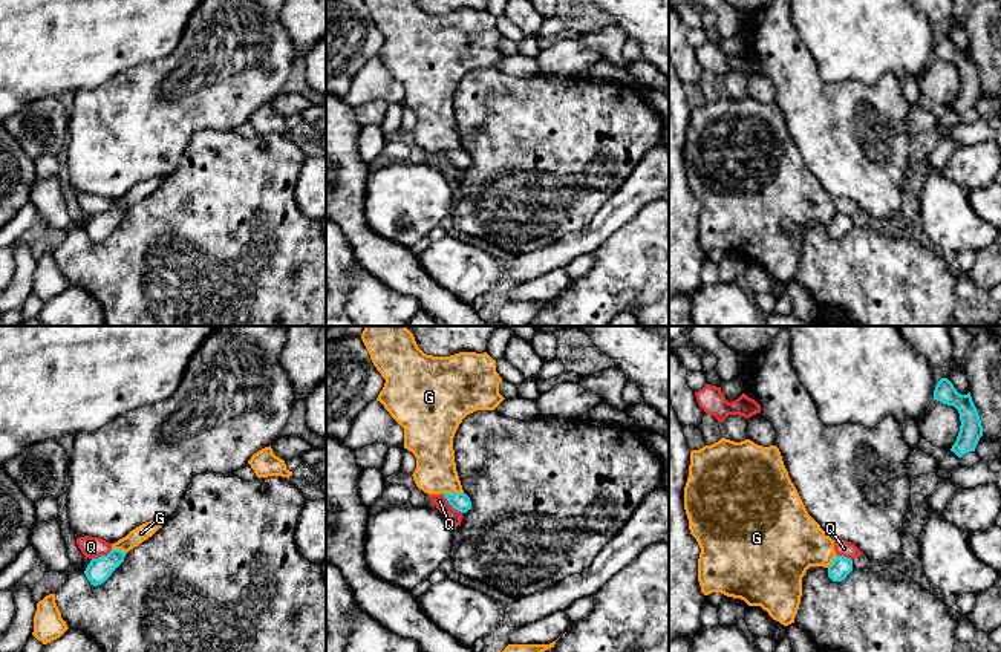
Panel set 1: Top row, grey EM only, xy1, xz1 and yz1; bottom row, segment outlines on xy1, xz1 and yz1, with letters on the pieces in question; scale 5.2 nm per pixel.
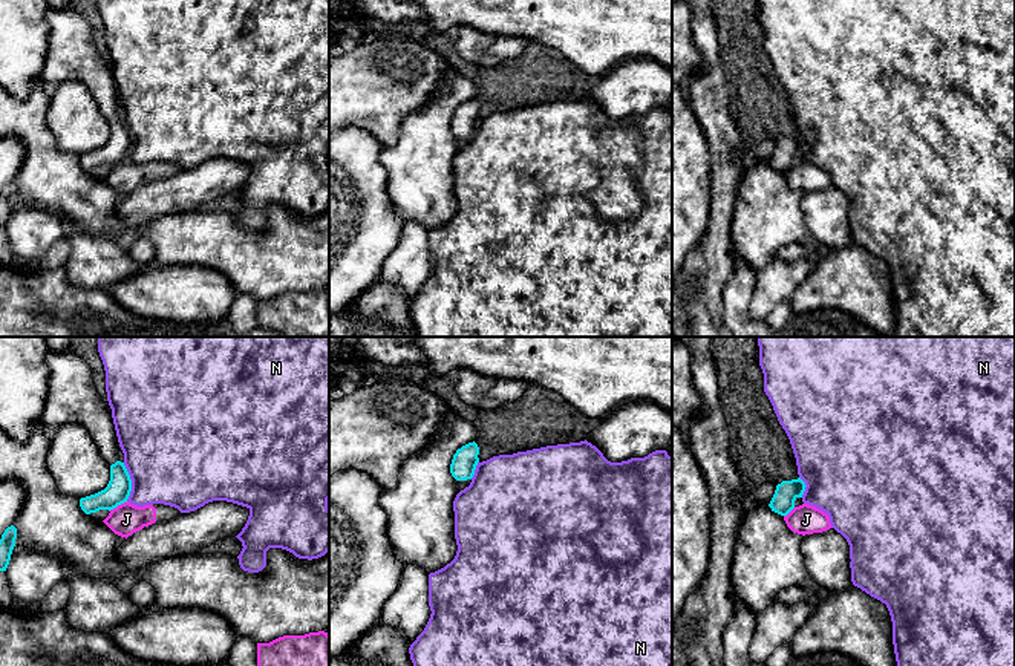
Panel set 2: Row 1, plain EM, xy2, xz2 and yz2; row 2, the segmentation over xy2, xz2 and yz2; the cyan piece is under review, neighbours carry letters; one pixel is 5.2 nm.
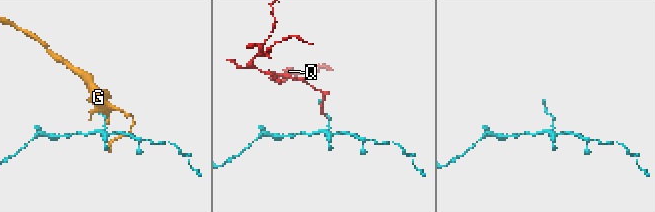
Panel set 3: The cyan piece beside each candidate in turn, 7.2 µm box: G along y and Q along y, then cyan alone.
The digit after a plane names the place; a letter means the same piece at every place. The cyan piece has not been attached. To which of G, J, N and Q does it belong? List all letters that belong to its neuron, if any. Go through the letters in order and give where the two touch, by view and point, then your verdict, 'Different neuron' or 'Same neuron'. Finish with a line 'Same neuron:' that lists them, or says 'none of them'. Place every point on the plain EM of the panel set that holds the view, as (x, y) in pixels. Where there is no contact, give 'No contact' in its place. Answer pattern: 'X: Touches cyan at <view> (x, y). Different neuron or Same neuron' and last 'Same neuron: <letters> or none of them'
G: Touches cyan at xz1 (453, 150). Different neuron
J: Touches cyan at xy2 (118, 161). Different neuron
N: Touches cyan at xy2 (130, 138). Different neuron
Q: Touches cyan at xz1 (450, 161). Different neuron
Same neuron: none of them

